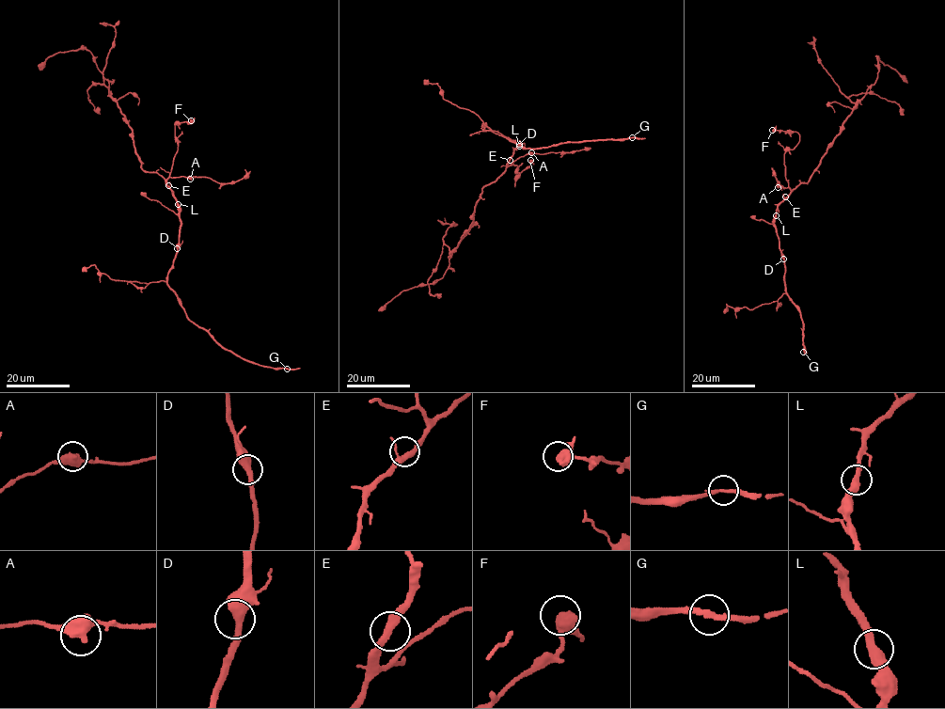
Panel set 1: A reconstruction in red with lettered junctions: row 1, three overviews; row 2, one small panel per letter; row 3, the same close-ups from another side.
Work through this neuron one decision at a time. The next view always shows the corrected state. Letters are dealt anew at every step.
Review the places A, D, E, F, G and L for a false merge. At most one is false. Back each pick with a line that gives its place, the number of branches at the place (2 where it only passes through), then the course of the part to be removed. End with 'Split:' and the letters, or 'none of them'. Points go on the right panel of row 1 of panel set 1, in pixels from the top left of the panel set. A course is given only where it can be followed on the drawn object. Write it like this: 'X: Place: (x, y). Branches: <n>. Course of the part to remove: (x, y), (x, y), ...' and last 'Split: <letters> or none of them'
Split: none of them

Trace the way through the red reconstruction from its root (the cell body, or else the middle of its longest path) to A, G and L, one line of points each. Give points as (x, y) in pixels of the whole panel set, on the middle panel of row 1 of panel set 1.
A: (509, 160), (508, 166), (531, 152)
G: (509, 160), (520, 141), (523, 142), (517, 144), (510, 140), (525, 148), (534, 149), (569, 142), (632, 137)
L: (509, 160), (519, 146)

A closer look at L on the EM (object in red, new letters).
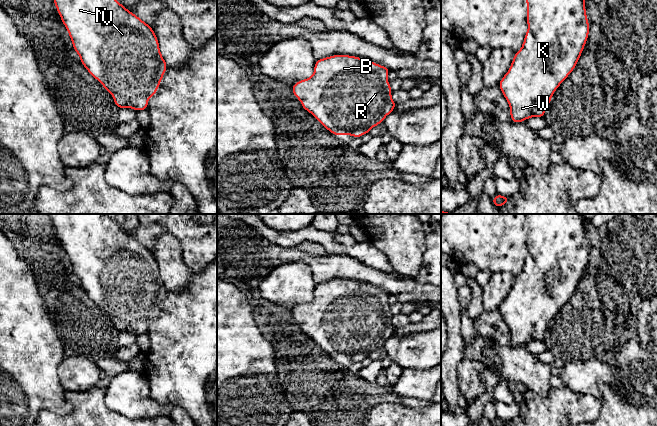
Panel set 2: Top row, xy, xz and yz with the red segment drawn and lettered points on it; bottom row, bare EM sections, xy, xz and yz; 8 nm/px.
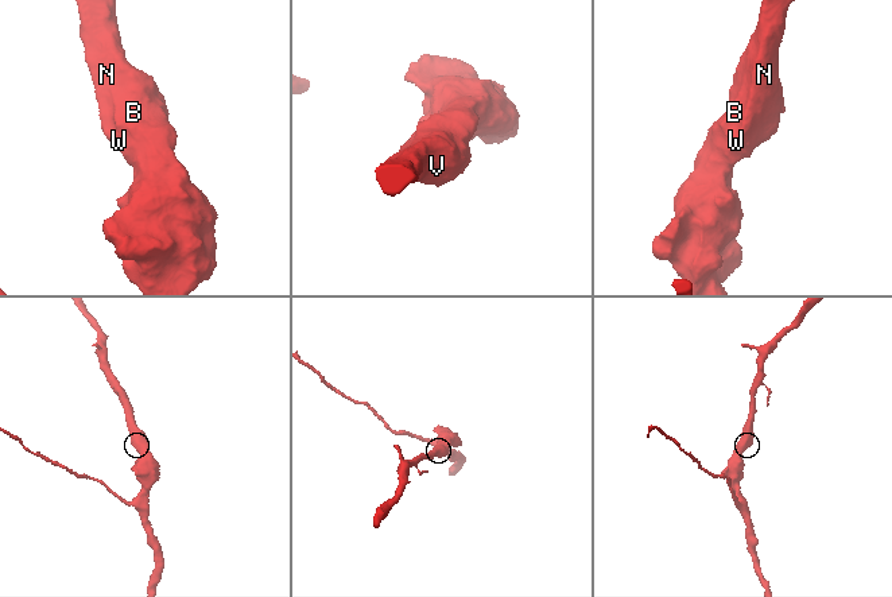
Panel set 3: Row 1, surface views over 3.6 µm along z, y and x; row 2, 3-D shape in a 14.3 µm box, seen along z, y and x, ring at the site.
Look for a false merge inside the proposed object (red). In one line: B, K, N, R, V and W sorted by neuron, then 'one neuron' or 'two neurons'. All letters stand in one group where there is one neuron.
groups B K N R V W; one neuron

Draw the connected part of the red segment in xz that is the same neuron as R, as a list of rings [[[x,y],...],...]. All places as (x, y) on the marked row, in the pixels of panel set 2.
[[[332,55],[316,60],[313,75],[293,84],[292,93],[300,100],[303,109],[311,113],[333,136],[351,135],[358,138],[383,123],[384,118],[396,107],[387,79],[389,72],[388,67],[373,63],[369,59],[351,55]]]

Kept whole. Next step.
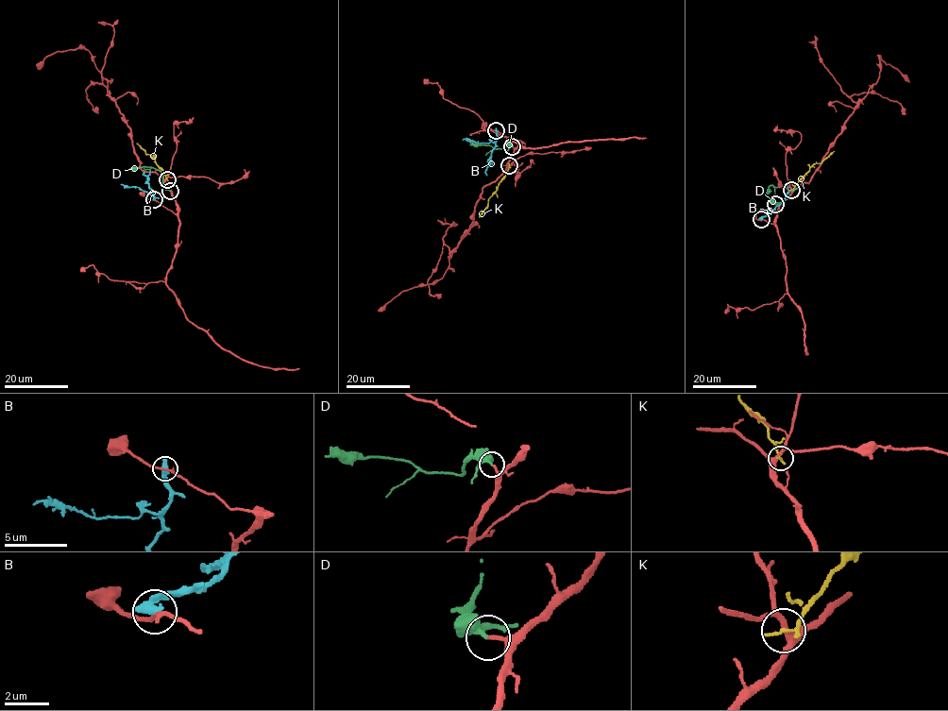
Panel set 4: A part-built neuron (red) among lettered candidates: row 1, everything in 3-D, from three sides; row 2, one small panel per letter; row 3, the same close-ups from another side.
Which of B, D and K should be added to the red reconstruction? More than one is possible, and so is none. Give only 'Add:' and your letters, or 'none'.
Add: D

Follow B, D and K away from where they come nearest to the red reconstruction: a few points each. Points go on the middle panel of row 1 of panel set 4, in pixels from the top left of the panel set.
B: (496, 130), (498, 139), (486, 176)
D: (513, 147), (506, 145), (505, 149), (469, 144)
K: (509, 165), (480, 217)

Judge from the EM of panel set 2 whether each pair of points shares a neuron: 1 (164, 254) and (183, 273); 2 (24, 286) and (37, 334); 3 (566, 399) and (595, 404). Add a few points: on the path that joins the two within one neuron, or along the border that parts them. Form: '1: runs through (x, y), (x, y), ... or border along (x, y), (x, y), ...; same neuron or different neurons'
1: runs through (169, 259), (178, 268); same neuron
2: runs through (24, 298), (23, 320), (25, 322); same neuron
3: runs through (573, 404), (588, 404); same neuron

